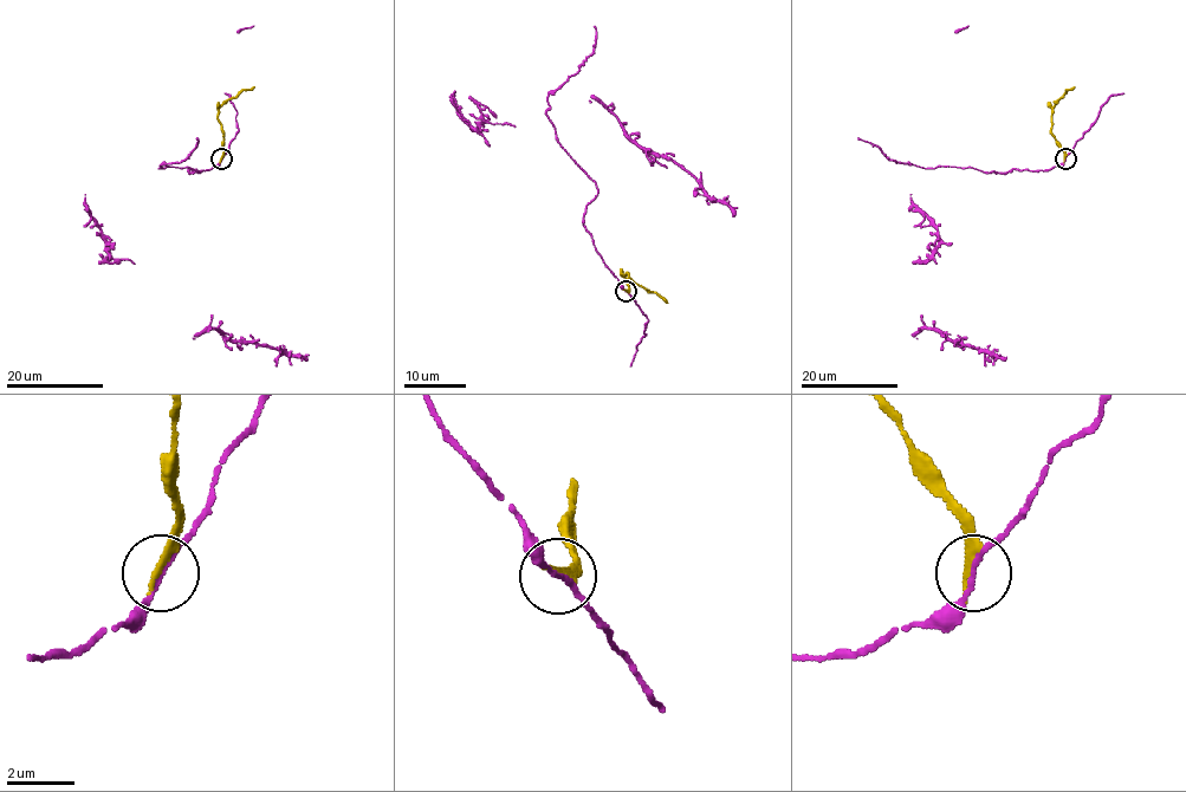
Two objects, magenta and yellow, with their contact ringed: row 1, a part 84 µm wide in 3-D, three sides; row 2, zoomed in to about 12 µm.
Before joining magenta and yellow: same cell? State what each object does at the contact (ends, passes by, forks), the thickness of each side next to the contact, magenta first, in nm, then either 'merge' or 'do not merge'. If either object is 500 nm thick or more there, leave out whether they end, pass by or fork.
magenta passes by | yellow ends | 130/240 nm | do not merge

